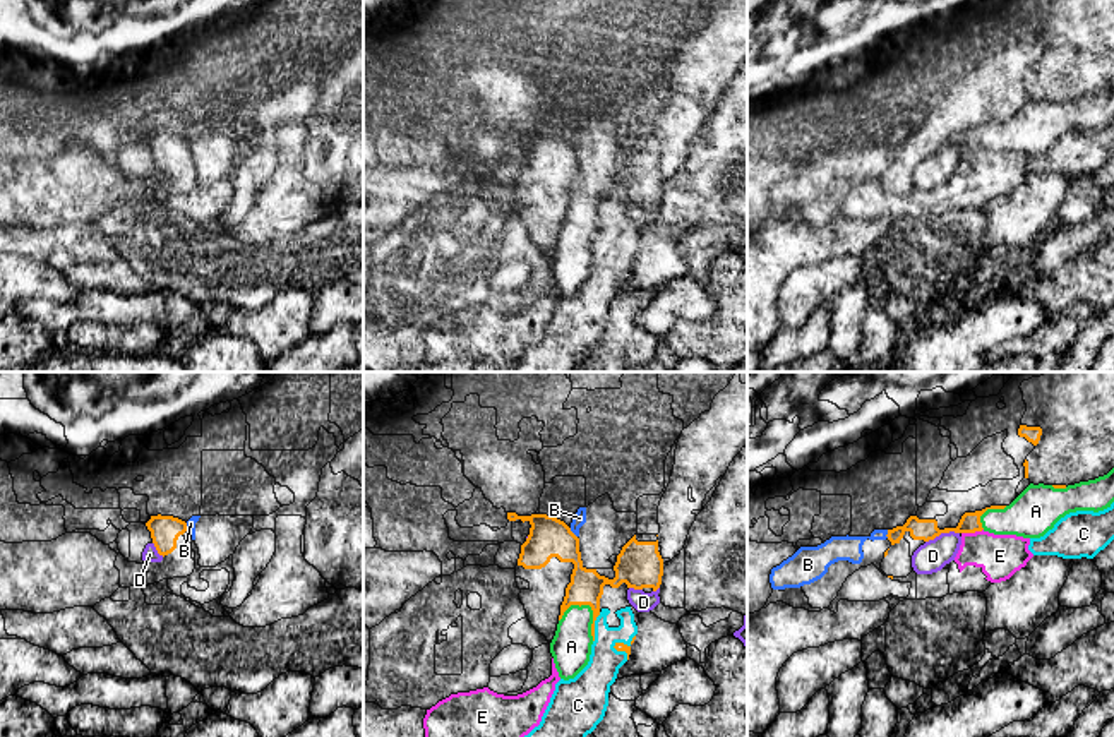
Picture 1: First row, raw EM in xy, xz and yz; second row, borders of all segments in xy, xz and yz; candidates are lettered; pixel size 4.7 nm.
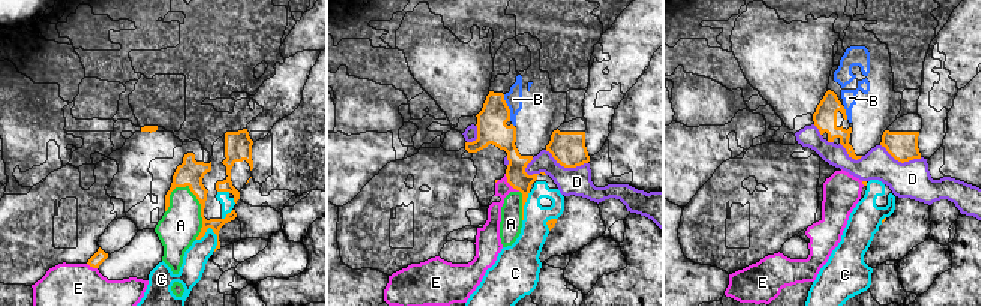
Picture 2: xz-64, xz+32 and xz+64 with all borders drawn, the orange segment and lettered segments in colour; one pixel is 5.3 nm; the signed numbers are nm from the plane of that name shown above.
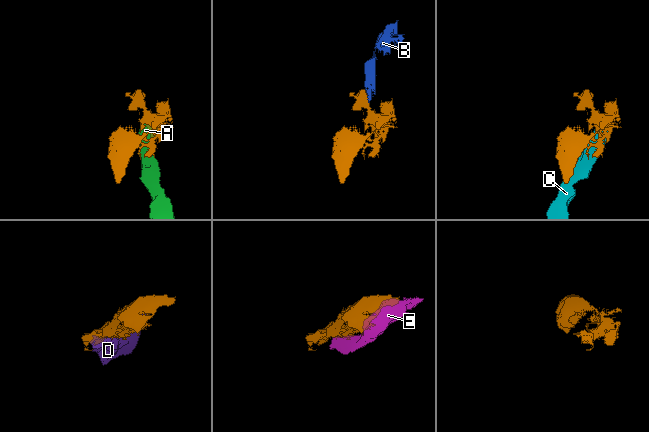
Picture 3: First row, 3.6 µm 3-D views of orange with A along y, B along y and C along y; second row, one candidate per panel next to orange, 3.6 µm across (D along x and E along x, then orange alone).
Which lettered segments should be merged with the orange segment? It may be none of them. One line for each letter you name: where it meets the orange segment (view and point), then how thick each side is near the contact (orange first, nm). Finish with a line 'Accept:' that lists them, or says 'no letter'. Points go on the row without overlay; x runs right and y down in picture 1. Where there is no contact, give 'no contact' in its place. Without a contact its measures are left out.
Accept: no letter

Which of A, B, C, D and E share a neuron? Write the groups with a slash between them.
A B / C / D / E

